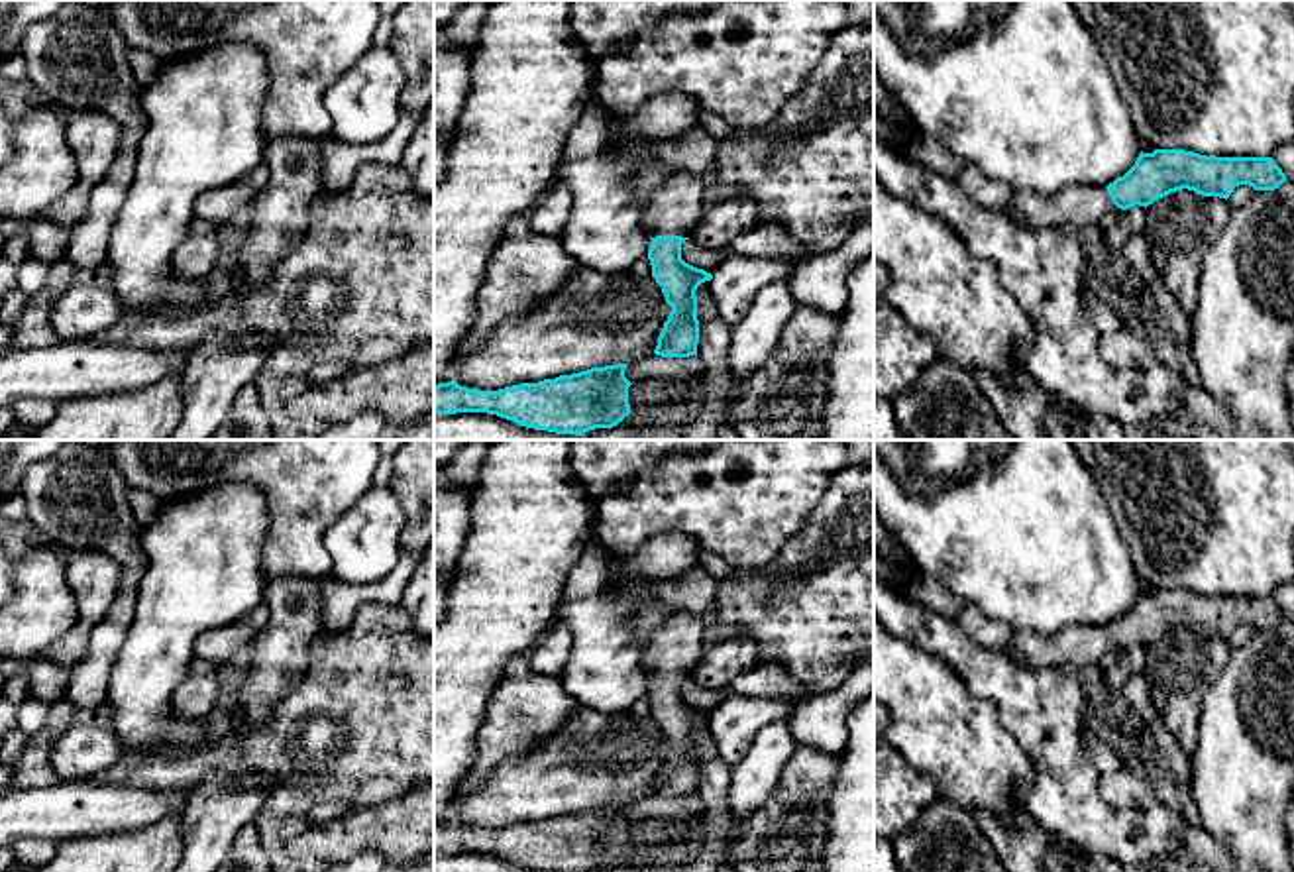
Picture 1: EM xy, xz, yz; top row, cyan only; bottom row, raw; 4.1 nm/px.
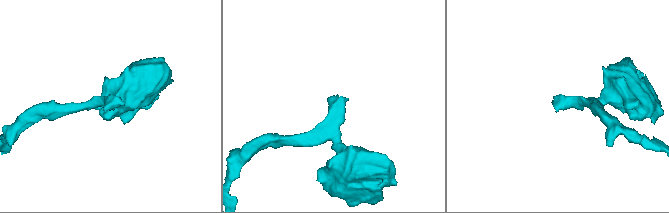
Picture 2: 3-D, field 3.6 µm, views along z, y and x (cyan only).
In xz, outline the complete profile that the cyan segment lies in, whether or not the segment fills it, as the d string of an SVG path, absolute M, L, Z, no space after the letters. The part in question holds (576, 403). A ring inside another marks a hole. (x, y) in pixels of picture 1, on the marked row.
M626 365L591 367L499 391L467 389L454 379L434 383L434 414L487 412L526 428L575 436L613 428L630 414Z

